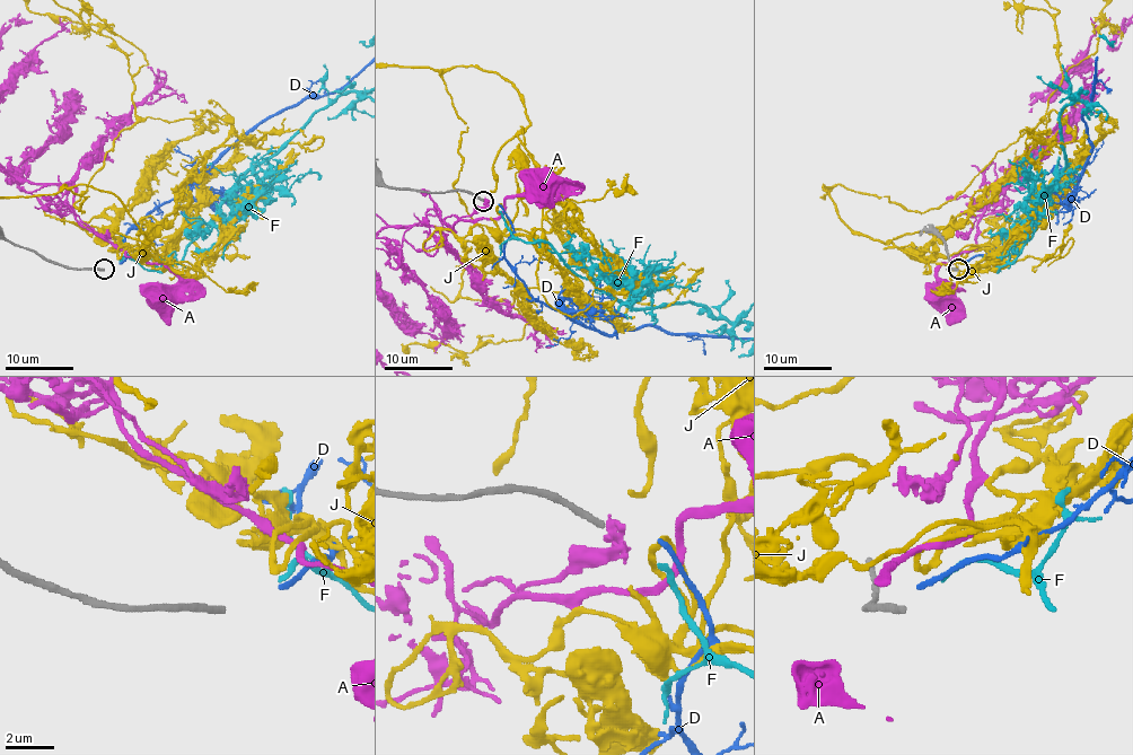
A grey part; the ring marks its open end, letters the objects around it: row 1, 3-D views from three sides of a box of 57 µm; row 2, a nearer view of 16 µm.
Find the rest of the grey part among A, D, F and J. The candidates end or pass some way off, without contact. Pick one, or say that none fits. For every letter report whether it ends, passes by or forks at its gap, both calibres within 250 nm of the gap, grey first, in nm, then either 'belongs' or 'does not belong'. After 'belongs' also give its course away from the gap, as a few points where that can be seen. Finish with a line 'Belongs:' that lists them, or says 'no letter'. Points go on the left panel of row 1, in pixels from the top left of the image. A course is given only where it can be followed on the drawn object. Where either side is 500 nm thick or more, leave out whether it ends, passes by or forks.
A: it passes by; 280 nm thick on the grey side, 280 nm on the other; does not belong
D: it ends there; 280 nm thick on the grey side, 200 nm on the other; does not belong
F: it ends there; 280 nm thick on the grey side, 190 nm on the other; does not belong
J: it passes by; 280 nm thick on the grey side, 220 nm on the other; does not belong
Belongs: no letter

